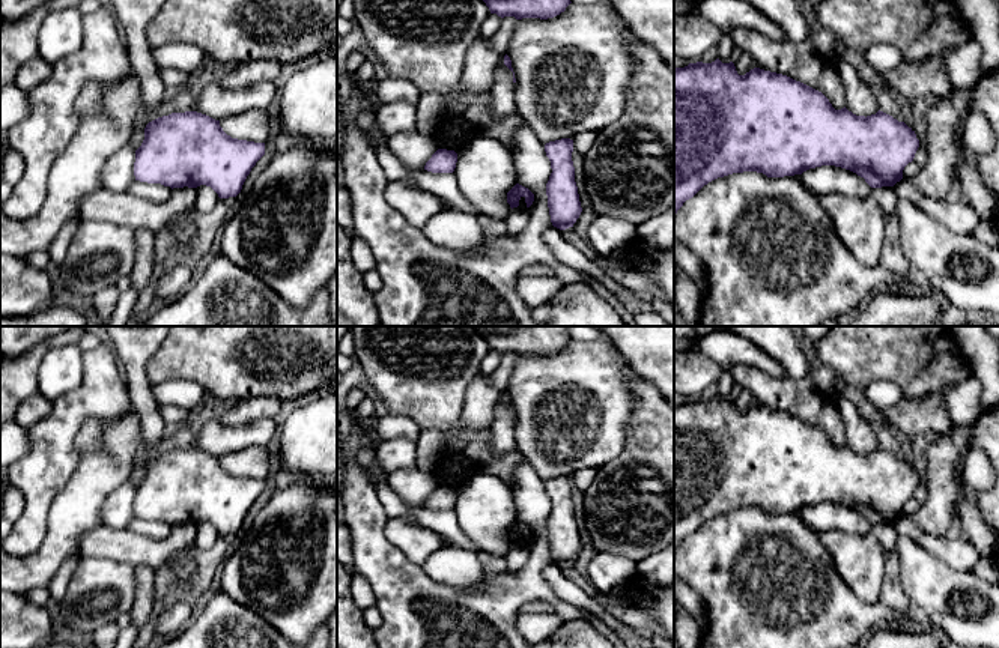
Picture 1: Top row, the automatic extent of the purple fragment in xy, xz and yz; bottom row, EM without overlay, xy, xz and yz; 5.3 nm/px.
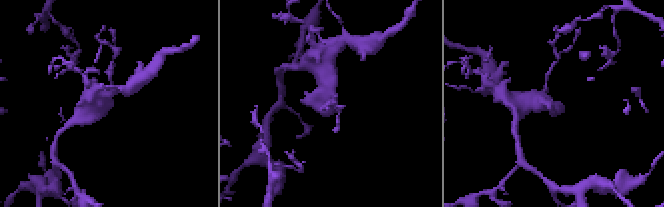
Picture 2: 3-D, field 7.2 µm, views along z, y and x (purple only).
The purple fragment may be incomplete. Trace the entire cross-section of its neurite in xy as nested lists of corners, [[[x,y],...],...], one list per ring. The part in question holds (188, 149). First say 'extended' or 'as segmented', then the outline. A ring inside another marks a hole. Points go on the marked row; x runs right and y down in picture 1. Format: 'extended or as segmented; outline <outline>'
as segmented; outline [[[197,111],[172,113],[149,122],[144,140],[135,150],[135,180],[173,188],[211,186],[220,198],[236,197],[256,162],[265,155],[265,143],[227,135],[215,120]]]

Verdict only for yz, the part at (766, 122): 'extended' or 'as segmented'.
as segmented

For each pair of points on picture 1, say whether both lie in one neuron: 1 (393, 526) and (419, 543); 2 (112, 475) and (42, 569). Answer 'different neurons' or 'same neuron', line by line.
1: same neuron
2: same neuron

